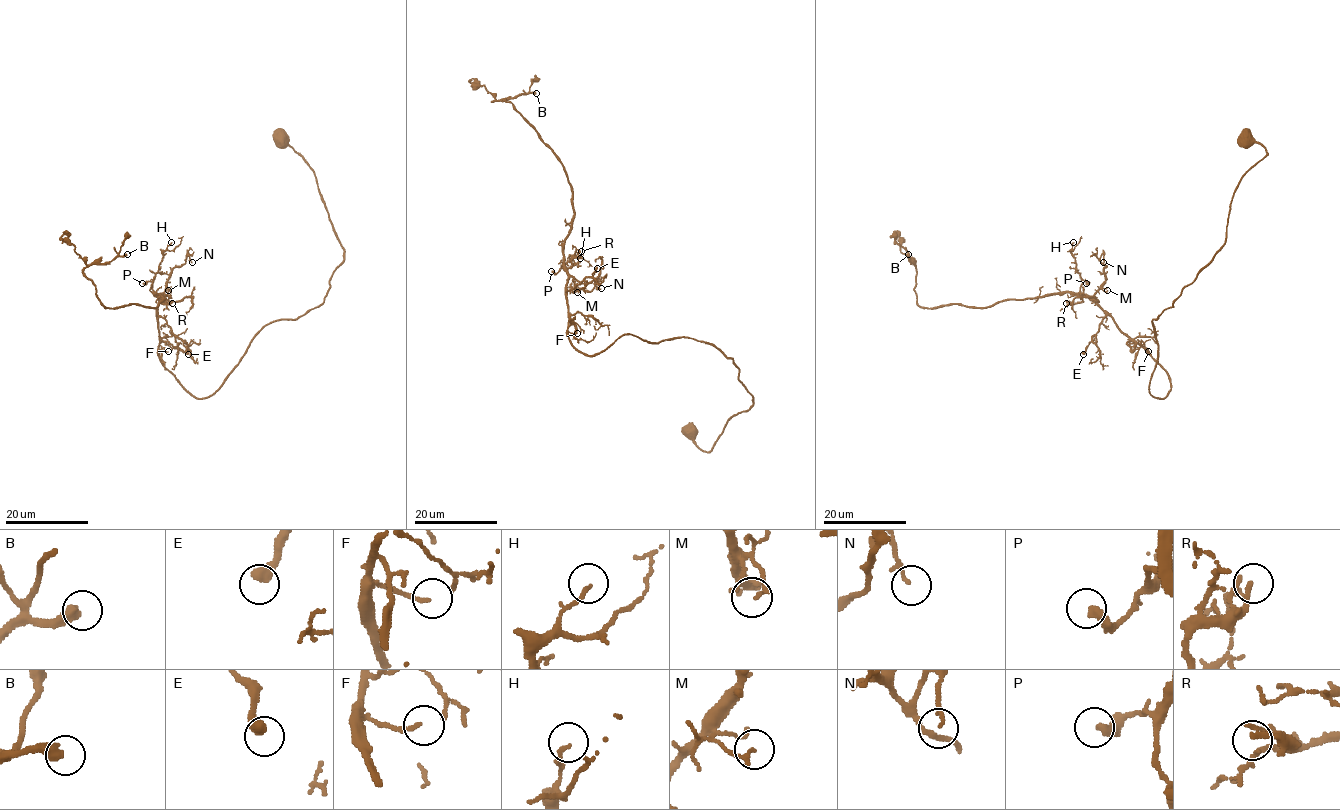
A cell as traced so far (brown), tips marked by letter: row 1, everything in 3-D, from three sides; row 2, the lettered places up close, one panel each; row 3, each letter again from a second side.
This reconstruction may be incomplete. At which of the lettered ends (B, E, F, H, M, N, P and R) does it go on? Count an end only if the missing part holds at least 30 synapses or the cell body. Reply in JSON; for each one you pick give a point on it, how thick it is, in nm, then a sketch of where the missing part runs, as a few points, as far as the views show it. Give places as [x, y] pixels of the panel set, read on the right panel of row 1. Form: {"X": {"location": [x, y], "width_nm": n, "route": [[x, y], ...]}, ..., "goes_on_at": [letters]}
{"B": {"location": [908, 254], "width_nm": 440, "route": [[908, 254], [907, 226], [894, 229], [903, 225], [903, 207], [885, 240]]}, "goes_on_at": ["B"]}

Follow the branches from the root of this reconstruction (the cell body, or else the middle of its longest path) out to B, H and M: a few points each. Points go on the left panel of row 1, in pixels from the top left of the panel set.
B: (281, 139), (344, 261), (207, 397), (160, 358), (164, 298), (106, 308), (84, 272), (127, 254)
H: (281, 139), (313, 171), (344, 261), (321, 304), (267, 323), (203, 398), (159, 355), (152, 284), (171, 242)
M: (281, 139), (313, 171), (344, 250), (324, 301), (267, 323), (226, 380), (196, 398), (159, 355), (168, 290)

